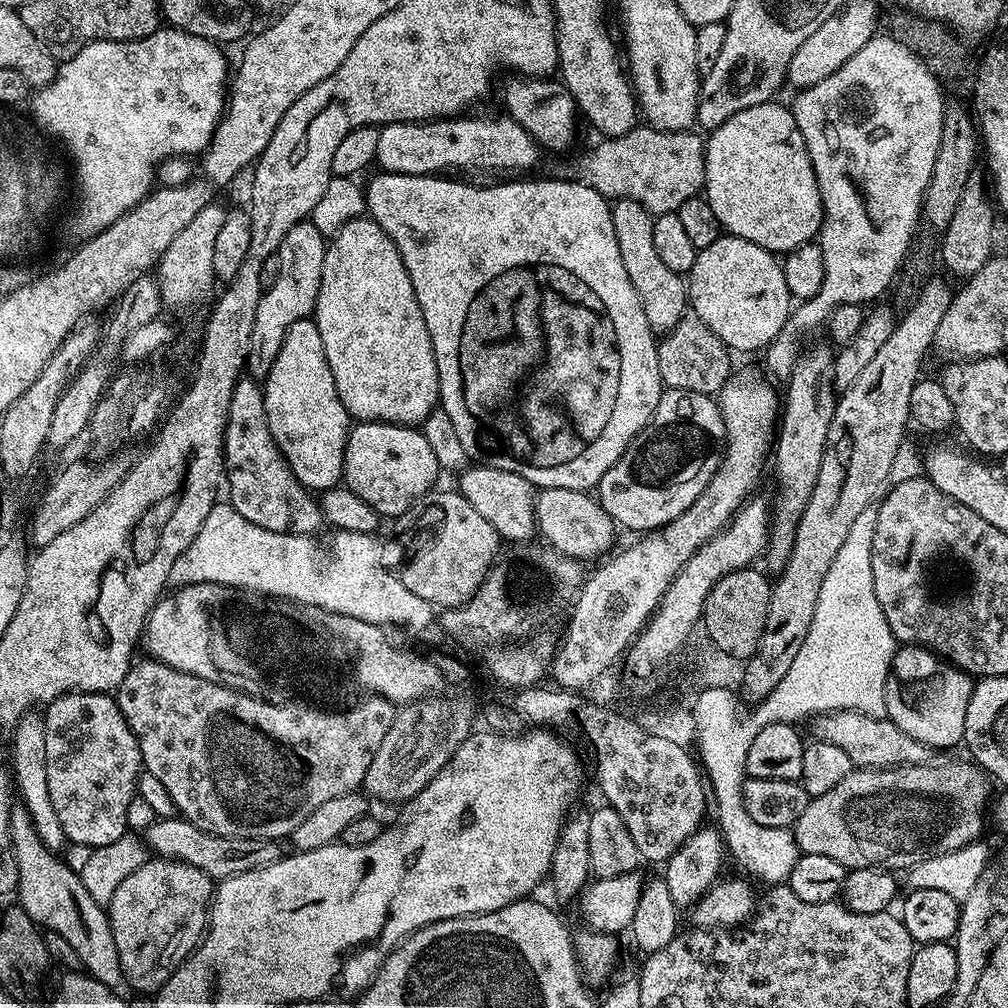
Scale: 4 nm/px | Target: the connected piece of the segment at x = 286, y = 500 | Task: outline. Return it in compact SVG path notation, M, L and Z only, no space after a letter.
M248 378L239 380L230 398L224 431L224 471L227 499L232 508L254 522L254 526L275 528L277 532L316 534L320 524L325 523L317 497L298 482L270 434L263 387Z

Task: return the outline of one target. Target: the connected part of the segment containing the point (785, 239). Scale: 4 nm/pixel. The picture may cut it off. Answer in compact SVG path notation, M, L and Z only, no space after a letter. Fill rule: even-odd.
M776 103L738 110L738 114L726 118L722 126L711 129L705 143L705 182L702 192L727 235L746 238L746 242L754 242L754 246L762 246L773 254L787 254L798 246L813 243L819 237L824 207L820 205L814 166L810 162L806 142L798 130L798 122L794 122L791 107L784 105L783 108Z

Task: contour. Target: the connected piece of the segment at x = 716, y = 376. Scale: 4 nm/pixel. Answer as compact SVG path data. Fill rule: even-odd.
M686 314L678 326L659 337L656 353L658 374L664 388L690 390L694 394L715 397L733 375L733 353L720 341L718 334L714 334L714 330L710 330L710 326L706 326L706 322L694 314Z

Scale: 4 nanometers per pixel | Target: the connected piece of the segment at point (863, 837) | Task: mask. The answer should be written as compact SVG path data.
M968 758L963 759L944 760L941 764L927 764L927 762L901 764L899 768L856 768L850 774L846 774L846 778L842 778L842 782L838 782L838 786L834 786L834 790L826 790L826 794L809 799L806 810L802 810L802 814L796 819L794 825L794 835L799 851L803 854L823 854L826 858L834 858L834 862L842 862L842 866L849 870L853 868L887 868L889 870L903 868L903 870L909 870L915 867L917 861L924 860L928 856L946 854L979 841L982 836L980 831L984 828L984 822L986 826L986 813L989 811L990 801L994 796L994 791L992 792L994 784L988 773L979 764Z

